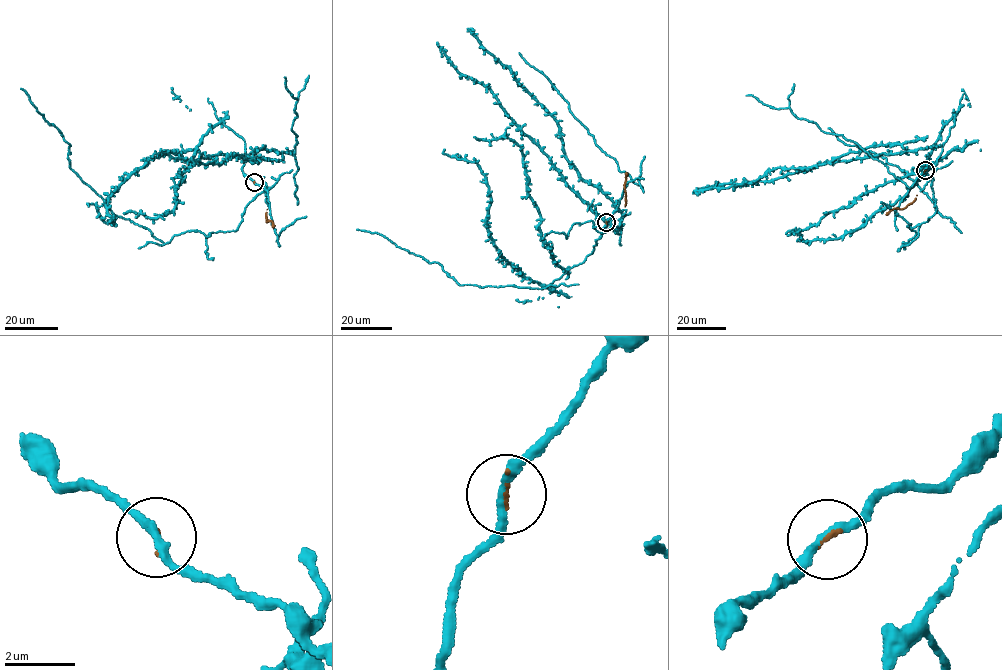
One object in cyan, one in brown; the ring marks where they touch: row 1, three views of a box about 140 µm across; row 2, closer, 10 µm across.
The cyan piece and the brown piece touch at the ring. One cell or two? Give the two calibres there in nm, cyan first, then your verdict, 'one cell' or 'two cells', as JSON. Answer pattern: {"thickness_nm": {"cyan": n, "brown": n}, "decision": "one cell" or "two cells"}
{"thickness_nm": {"cyan": 240, "brown": 80}, "decision": "one cell"}

